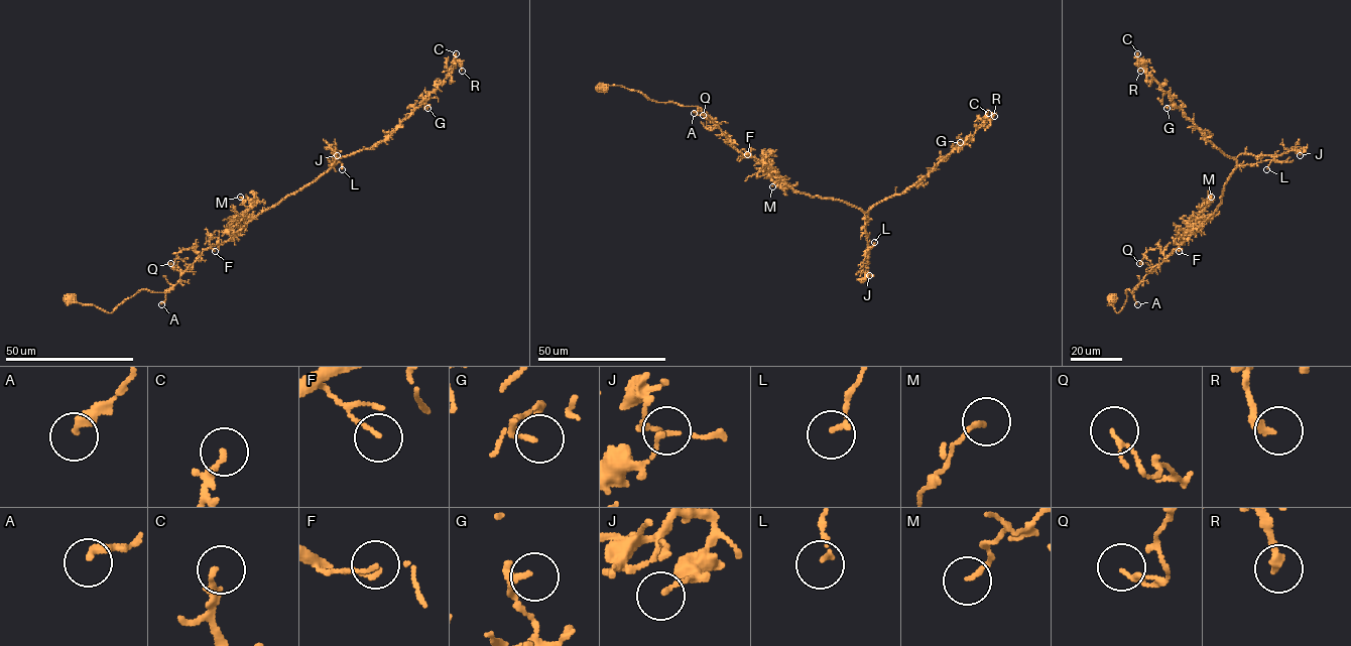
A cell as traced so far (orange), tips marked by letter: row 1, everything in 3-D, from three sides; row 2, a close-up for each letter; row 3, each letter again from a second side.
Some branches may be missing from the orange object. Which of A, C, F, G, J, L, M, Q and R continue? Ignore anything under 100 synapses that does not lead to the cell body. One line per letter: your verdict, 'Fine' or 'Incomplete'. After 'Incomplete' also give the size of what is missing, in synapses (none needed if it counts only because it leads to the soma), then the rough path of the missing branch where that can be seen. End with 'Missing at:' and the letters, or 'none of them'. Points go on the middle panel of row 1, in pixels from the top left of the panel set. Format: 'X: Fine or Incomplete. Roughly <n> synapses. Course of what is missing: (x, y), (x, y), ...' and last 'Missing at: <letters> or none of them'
A: Fine
C: Fine
F: Fine
G: Fine
J: Fine
L: Fine
M: Fine
Q: Fine
R: Fine
Missing at: none of them

